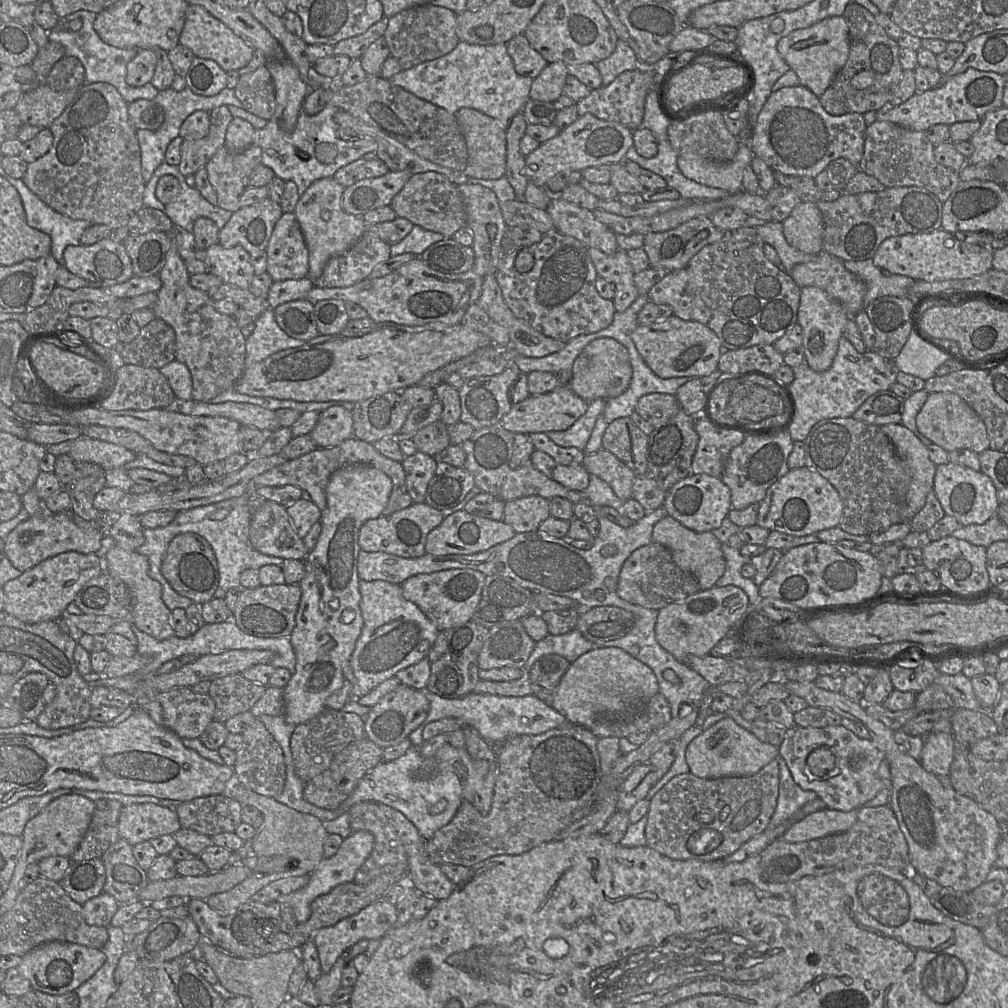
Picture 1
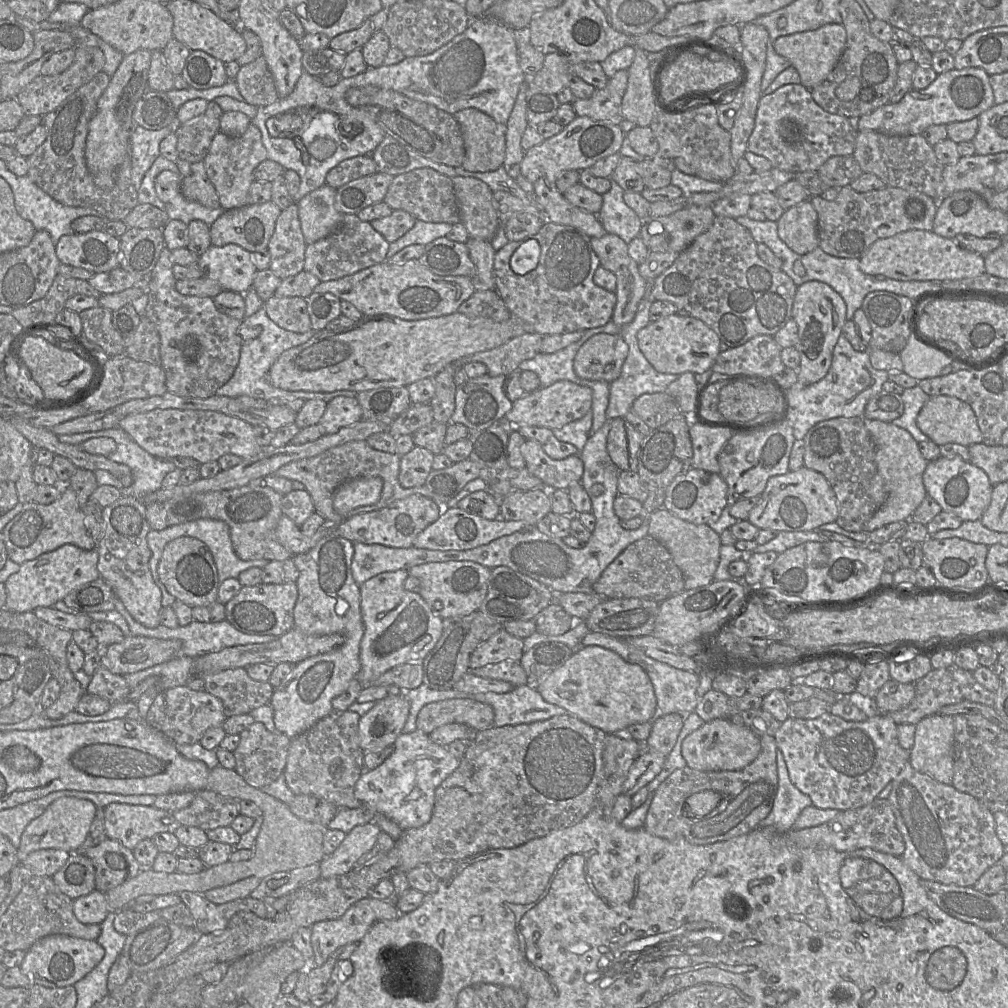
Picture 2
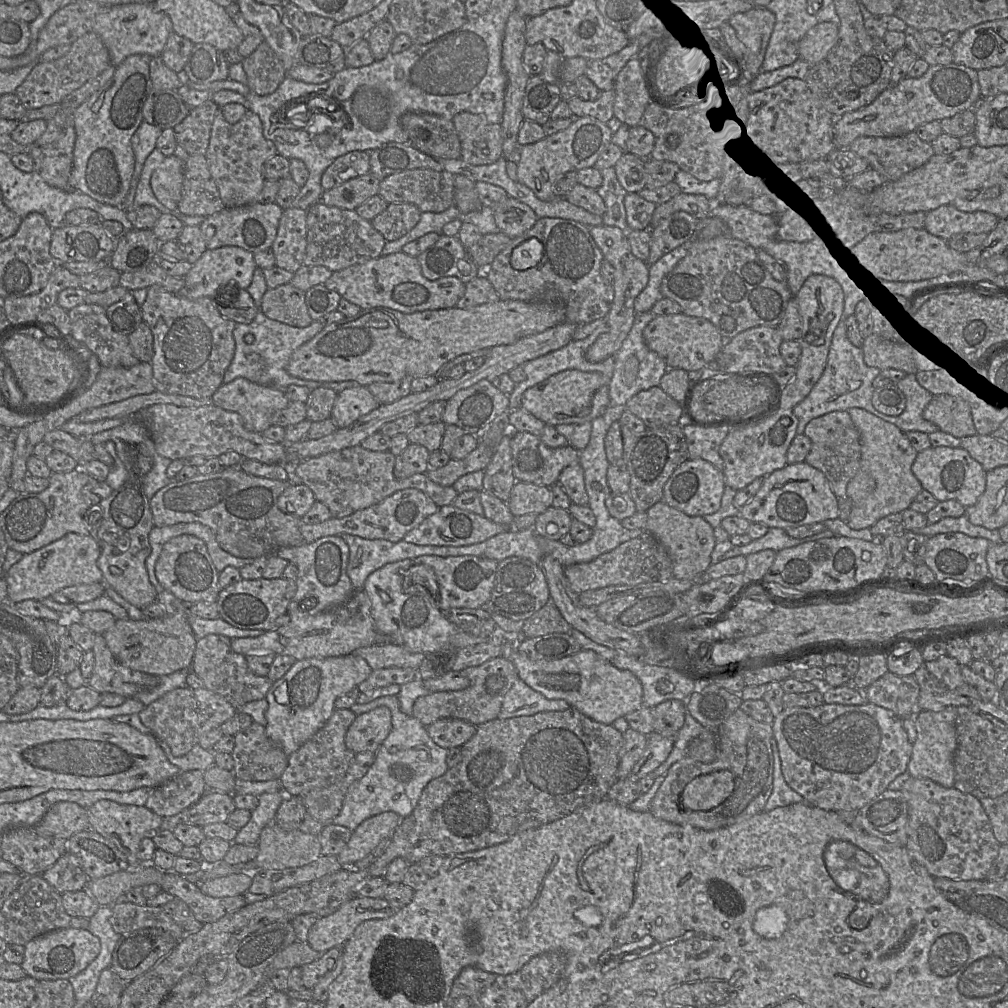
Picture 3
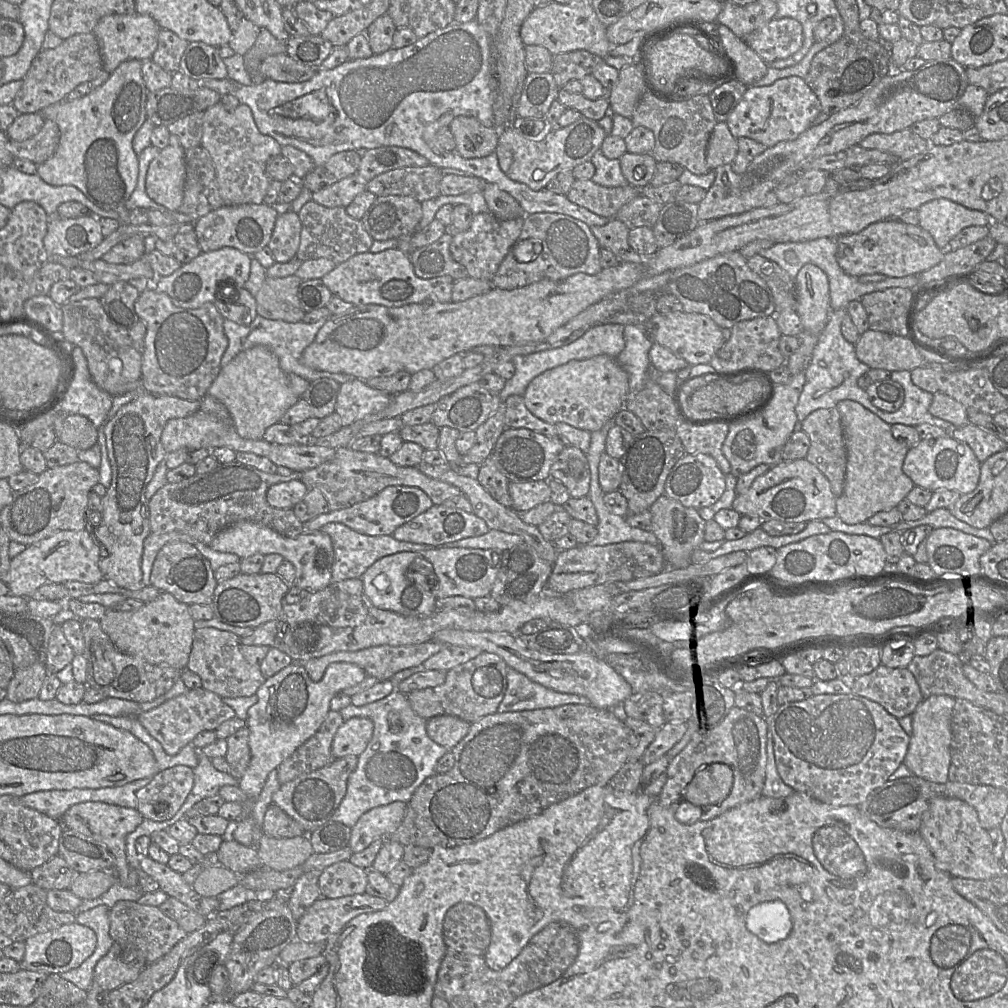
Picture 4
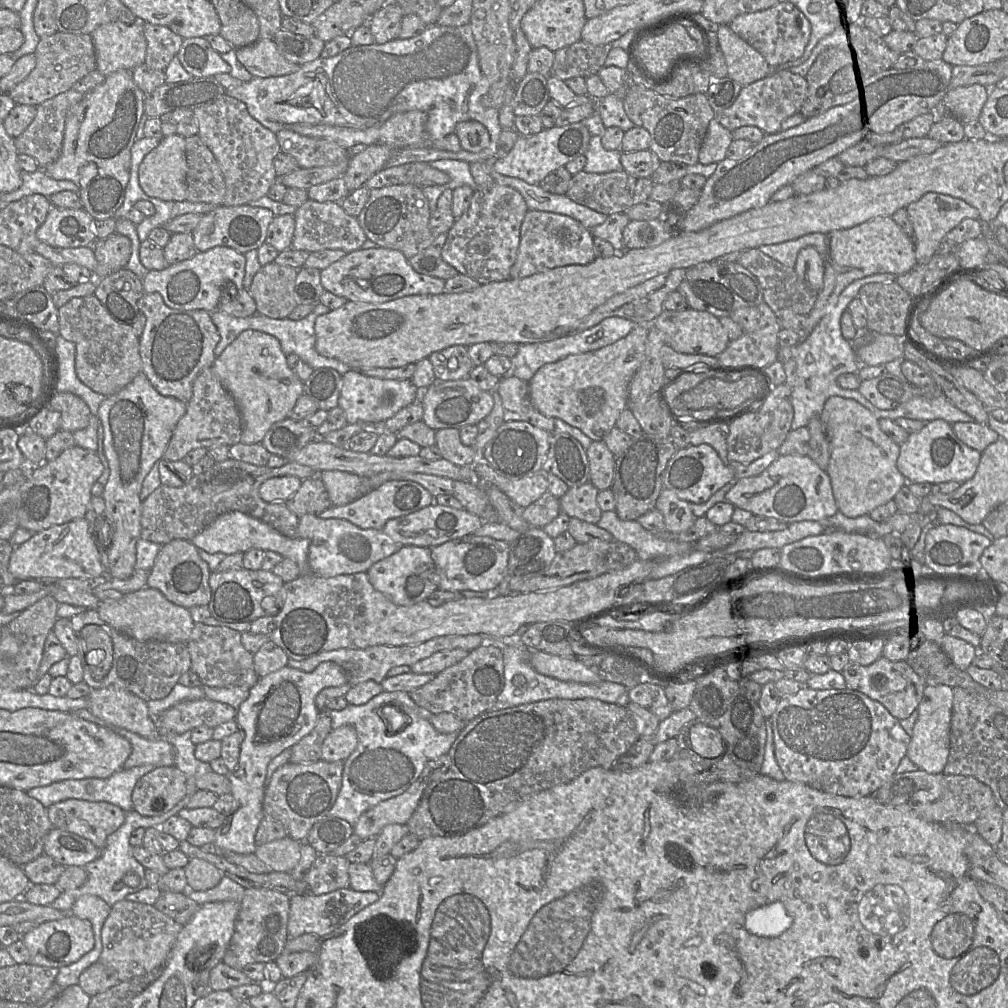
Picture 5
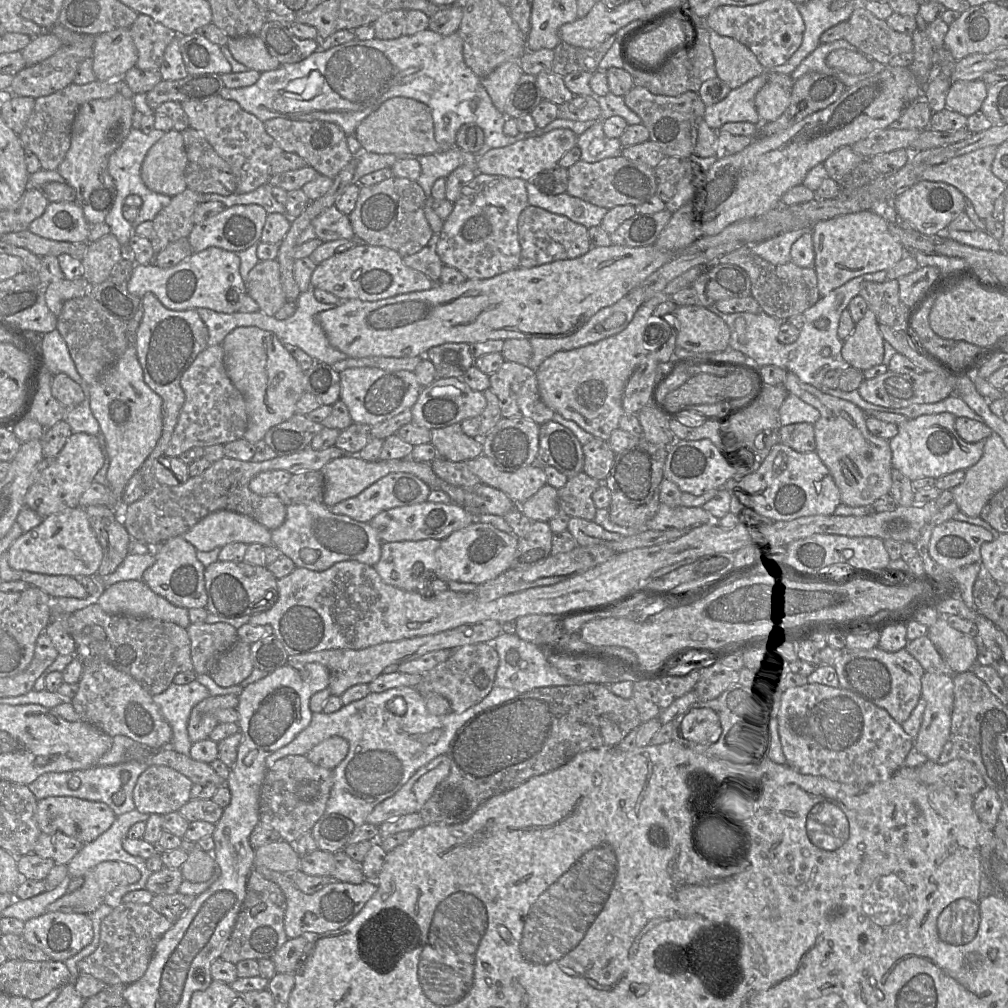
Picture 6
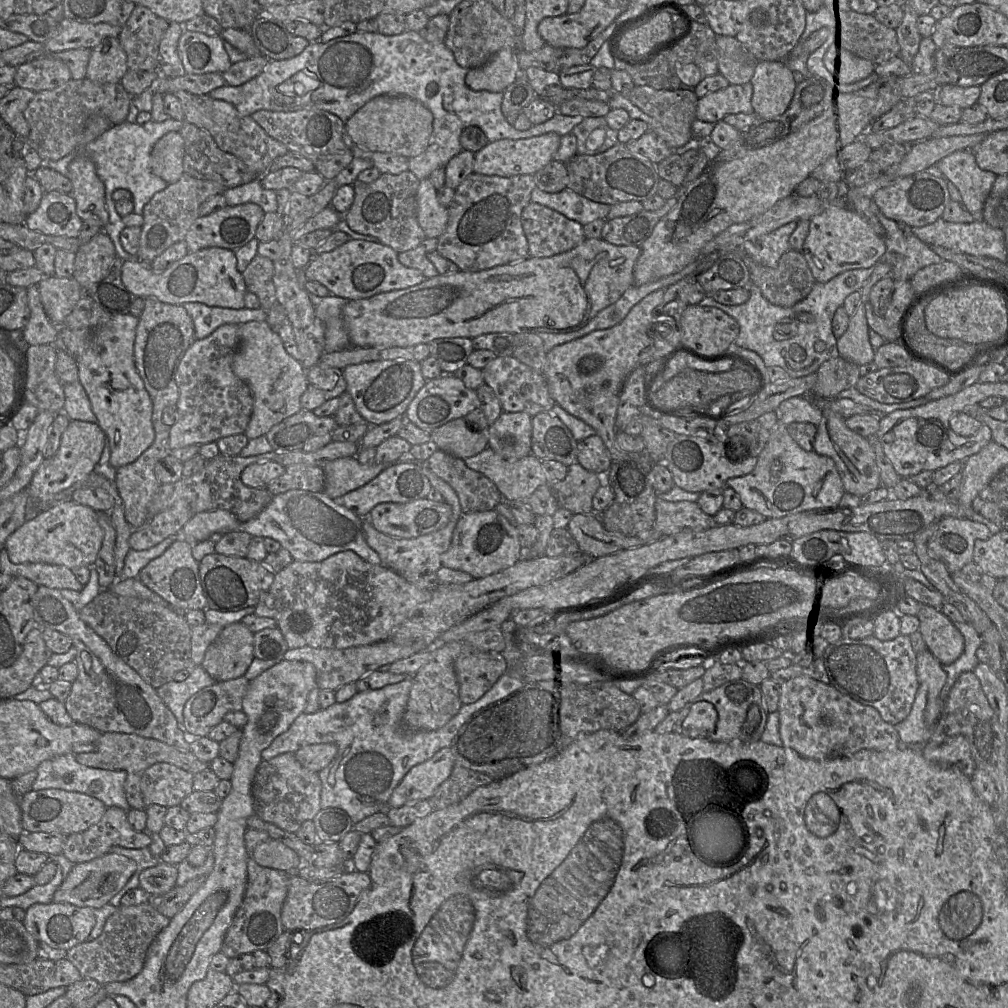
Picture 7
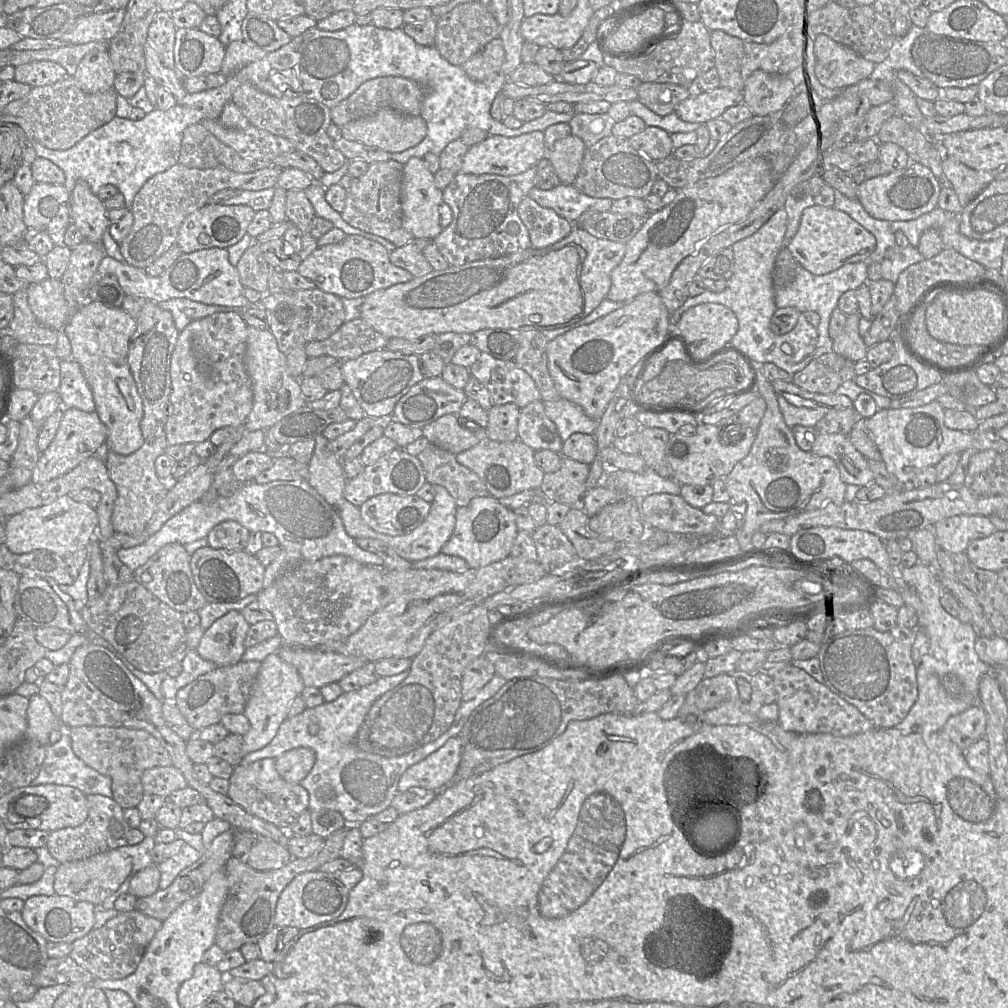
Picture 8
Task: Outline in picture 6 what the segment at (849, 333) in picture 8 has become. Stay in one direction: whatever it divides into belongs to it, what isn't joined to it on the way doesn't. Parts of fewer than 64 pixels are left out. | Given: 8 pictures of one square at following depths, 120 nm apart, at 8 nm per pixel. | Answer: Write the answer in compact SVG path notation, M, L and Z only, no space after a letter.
M867 309L852 333L843 341L841 355L851 367L865 371L882 364L884 340L878 325L874 313Z

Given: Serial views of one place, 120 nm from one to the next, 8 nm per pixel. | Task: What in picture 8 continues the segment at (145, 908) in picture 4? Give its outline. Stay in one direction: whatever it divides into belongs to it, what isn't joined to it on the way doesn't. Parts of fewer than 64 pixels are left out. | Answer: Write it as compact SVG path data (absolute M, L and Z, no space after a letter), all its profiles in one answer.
M137 910L120 912L102 927L92 929L87 935L75 940L69 956L81 967L99 979L121 979L132 974L142 960L146 949L162 921Z

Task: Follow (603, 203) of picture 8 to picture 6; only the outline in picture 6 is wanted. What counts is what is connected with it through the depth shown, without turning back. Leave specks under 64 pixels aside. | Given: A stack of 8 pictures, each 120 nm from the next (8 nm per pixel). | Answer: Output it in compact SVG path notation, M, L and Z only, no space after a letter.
M526 182L528 203L549 212L566 216L587 229L601 224L607 209L569 195L567 192L548 195L541 192L531 182Z

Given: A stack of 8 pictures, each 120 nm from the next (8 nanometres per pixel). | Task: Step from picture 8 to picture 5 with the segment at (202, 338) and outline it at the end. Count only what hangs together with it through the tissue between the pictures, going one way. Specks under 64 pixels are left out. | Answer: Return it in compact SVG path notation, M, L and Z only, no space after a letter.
M212 366L204 369L193 382L193 394L187 403L185 414L177 422L171 439L163 454L164 460L180 461L186 454L197 448L206 448L227 445L232 446L241 439L241 417L232 395L221 385L212 371Z

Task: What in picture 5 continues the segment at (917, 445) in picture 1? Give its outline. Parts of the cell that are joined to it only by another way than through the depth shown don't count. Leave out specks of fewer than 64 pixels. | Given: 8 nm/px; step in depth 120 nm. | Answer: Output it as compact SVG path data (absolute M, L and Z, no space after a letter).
M831 396L826 400L819 417L830 446L830 460L826 472L831 479L838 510L846 517L856 518L869 514L894 499L897 492L908 482L896 466L900 445L881 430L878 419L857 401L839 396Z

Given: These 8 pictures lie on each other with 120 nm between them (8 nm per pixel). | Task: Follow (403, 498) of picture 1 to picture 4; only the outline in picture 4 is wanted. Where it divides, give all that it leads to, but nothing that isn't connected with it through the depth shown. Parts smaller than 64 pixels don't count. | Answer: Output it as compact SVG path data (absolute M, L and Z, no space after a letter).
M338 447L335 456L317 467L302 472L301 481L308 489L319 489L325 496L330 511L350 507L367 500L388 486L411 486L423 490L433 504L440 505L453 496L462 494L456 486L431 478L417 467L403 467L393 463L388 457L378 453L355 451L350 447Z

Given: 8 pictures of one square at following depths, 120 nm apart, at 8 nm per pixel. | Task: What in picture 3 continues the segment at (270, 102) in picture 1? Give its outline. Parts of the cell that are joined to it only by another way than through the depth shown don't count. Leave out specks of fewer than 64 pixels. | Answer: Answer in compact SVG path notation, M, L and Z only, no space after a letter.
M265 41L241 63L250 92L260 96L275 92L286 77L282 62Z

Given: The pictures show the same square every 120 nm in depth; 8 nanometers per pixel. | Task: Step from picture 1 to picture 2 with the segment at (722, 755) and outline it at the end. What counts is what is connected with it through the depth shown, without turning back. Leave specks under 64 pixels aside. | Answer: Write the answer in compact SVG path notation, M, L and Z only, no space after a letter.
M714 719L704 723L682 743L682 755L687 765L700 771L741 770L752 763L760 751L760 738L744 724L735 724L729 719Z

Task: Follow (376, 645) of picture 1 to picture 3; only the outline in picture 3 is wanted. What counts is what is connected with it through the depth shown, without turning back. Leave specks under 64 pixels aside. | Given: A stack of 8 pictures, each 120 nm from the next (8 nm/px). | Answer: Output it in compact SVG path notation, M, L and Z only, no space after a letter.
M404 559L388 563L383 567L372 572L365 580L363 589L367 593L371 602L371 617L378 632L391 642L402 646L413 653L429 654L438 651L447 646L453 646L458 649L473 646L489 641L493 637L478 637L463 632L452 622L446 619L439 609L434 599L425 591L405 592L404 579L409 574L409 570L415 564L412 559Z

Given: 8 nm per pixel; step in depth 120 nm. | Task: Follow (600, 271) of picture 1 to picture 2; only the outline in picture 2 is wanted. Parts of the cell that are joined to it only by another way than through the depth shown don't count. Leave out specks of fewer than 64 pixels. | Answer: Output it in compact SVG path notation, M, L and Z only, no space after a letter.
M606 233L600 238L591 238L592 249L600 260L600 266L616 276L616 304L612 321L618 327L625 327L635 317L638 305L646 292L646 280L639 273L639 265L628 254L628 244L615 234Z

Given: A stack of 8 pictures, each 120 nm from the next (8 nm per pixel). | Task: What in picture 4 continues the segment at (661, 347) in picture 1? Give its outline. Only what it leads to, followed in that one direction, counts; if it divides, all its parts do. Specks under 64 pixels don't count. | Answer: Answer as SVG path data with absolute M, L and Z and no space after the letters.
M685 311L656 313L645 323L648 336L676 356L683 358L690 366L708 364L725 343L723 330L709 316Z

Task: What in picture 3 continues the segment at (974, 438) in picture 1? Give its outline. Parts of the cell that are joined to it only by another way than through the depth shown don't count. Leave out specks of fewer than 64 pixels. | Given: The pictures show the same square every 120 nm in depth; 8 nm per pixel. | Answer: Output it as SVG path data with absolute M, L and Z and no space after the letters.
M949 395L933 396L930 403L925 407L922 415L926 421L936 425L940 431L948 433L956 438L961 439L977 434L970 410L963 401L955 397Z

